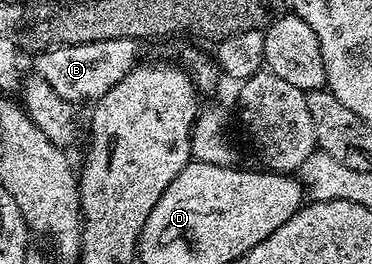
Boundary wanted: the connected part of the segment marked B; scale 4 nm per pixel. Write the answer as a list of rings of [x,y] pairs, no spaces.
[[[106,40],[105,42],[85,42],[84,44],[60,44],[52,46],[34,57],[35,73],[38,79],[49,82],[61,98],[71,104],[82,105],[82,100],[100,100],[125,74],[135,68],[140,45],[133,40]]]

